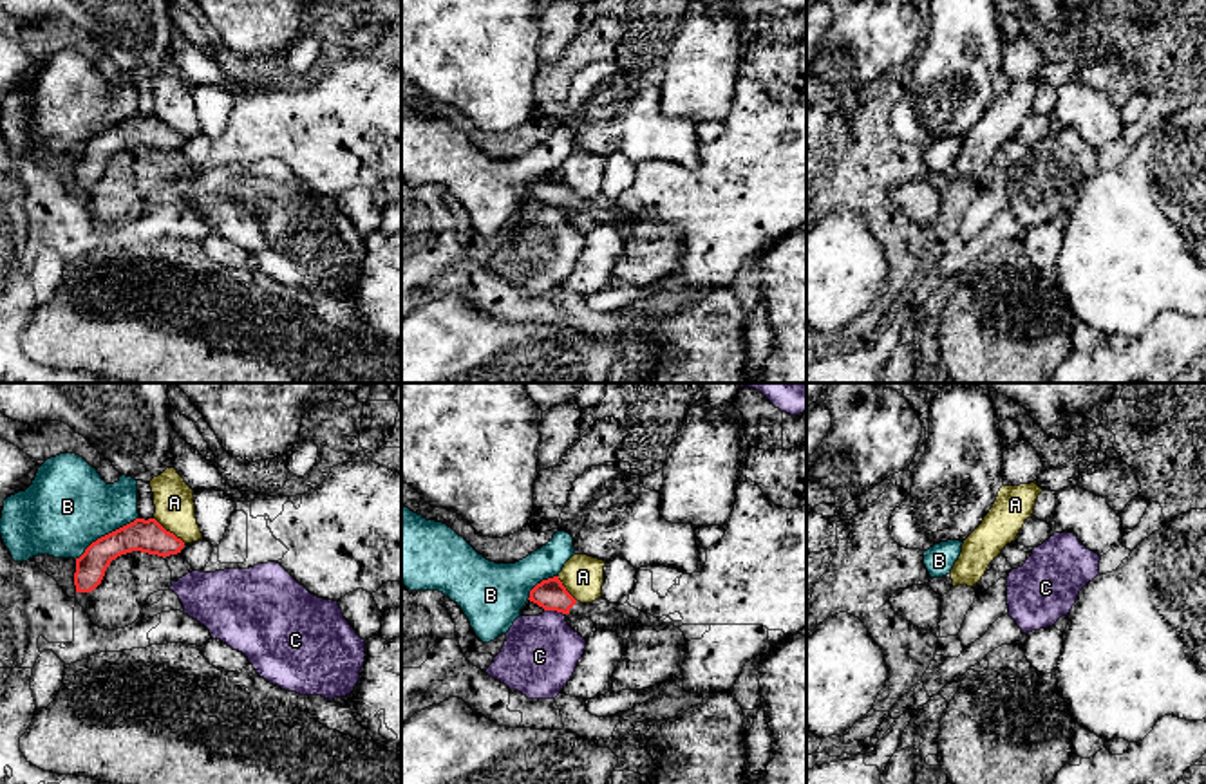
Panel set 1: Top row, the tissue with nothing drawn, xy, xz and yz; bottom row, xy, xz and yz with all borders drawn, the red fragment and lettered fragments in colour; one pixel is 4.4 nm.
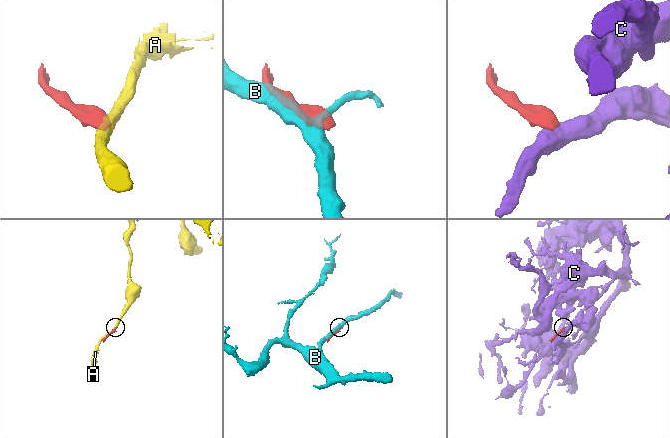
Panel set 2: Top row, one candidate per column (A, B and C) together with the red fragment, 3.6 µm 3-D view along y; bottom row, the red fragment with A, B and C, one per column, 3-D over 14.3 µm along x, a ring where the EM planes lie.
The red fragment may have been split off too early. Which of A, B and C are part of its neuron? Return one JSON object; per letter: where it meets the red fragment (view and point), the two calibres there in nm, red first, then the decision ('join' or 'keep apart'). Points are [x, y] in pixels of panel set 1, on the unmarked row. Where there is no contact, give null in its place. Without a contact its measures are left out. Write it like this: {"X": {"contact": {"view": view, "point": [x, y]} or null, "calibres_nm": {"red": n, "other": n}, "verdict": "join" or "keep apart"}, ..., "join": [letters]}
{"A": {"contact": {"view": "xy", "point": [169, 127]}, "calibres_nm": {"red": 150, "other": 180}, "verdict": "keep apart"}, "B": {"contact": {"view": "xy", "point": [105, 130]}, "calibres_nm": {"red": 150, "other": 380}, "verdict": "keep apart"}, "C": {"contact": {"view": "xz", "point": [554, 205]}, "calibres_nm": {"red": 140, "other": 340}, "verdict": "keep apart"}, "join": []}

